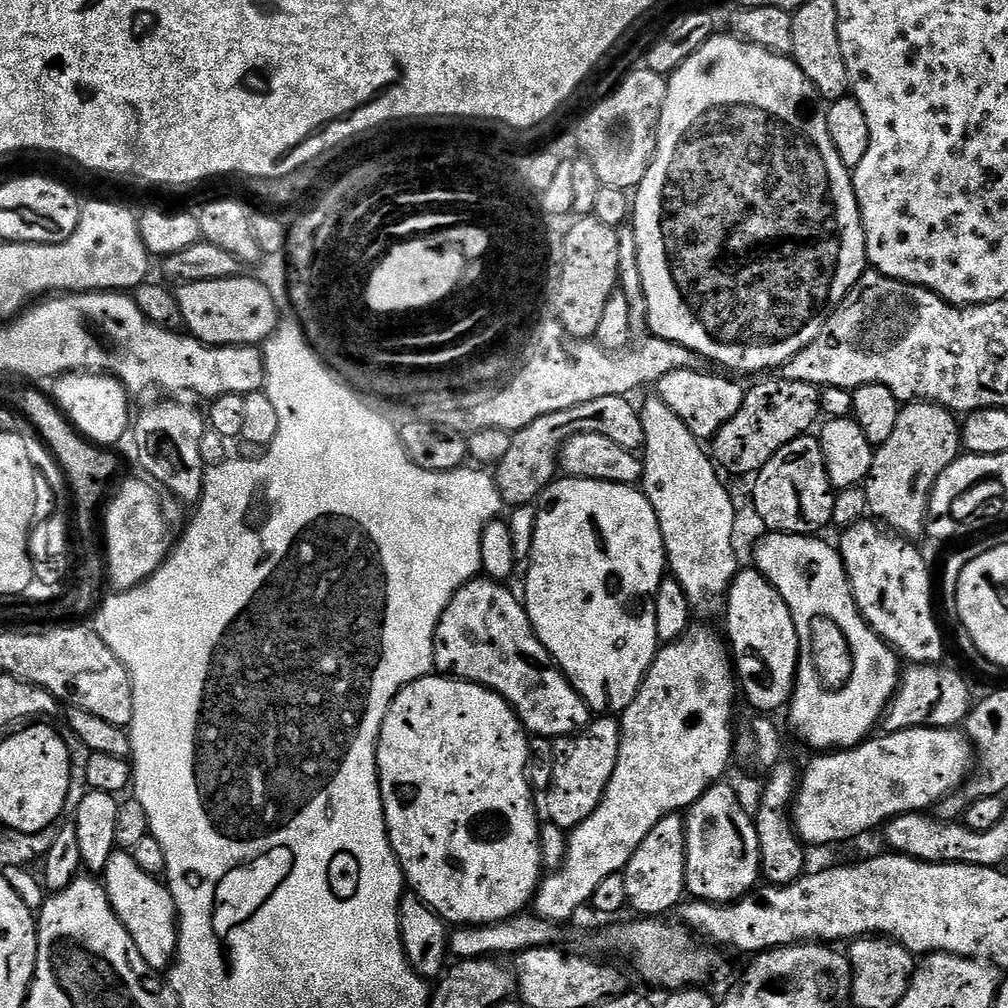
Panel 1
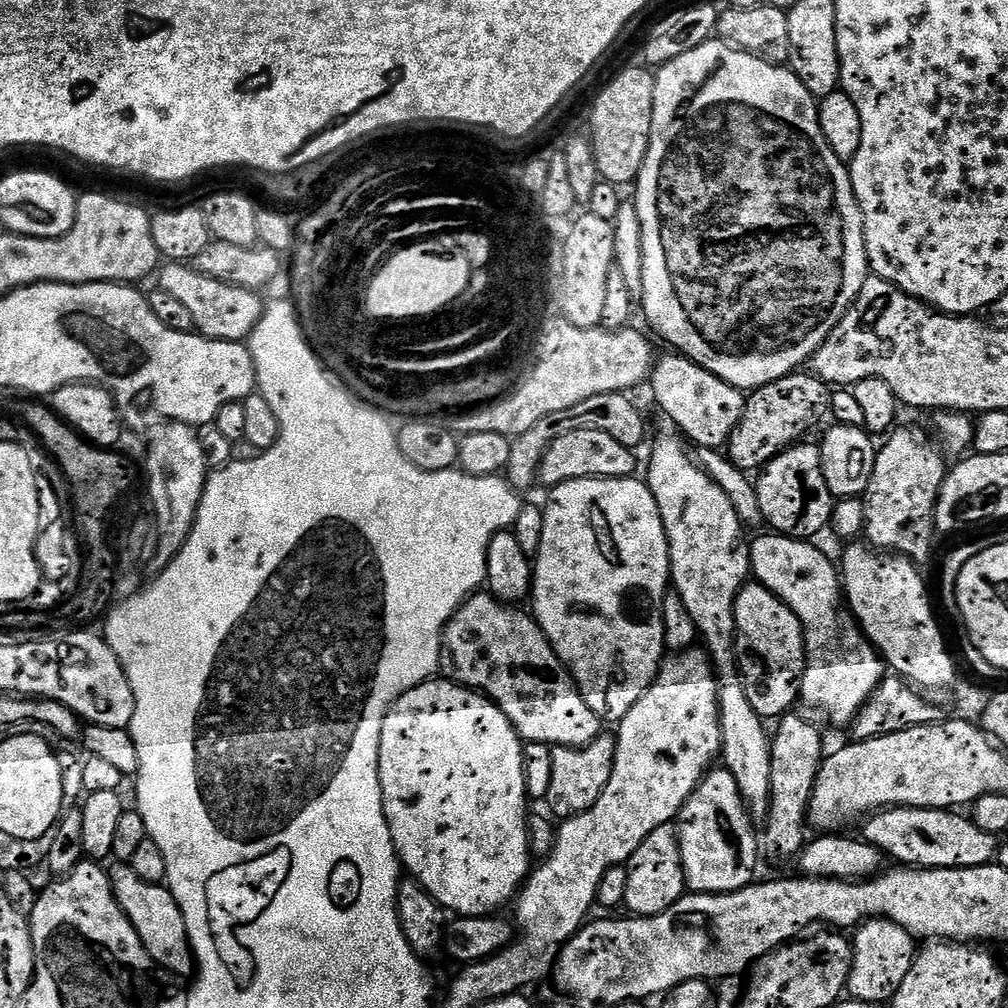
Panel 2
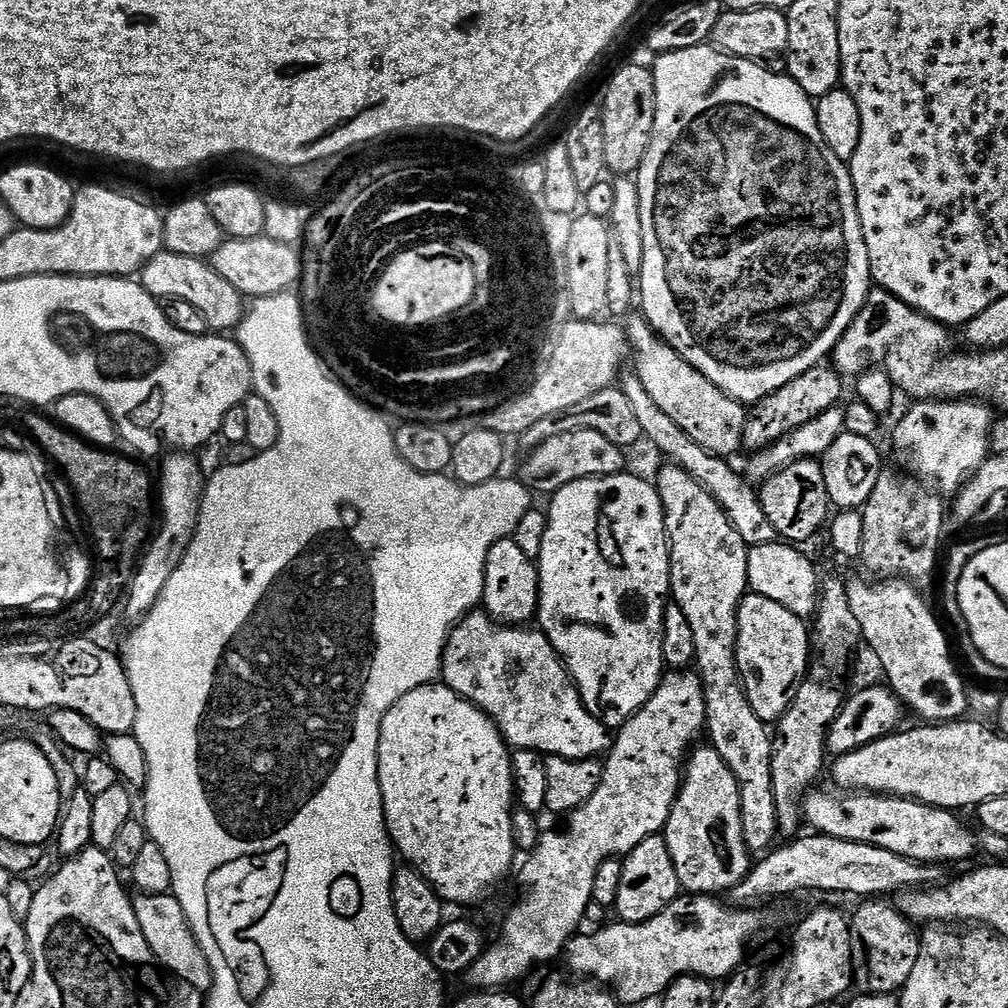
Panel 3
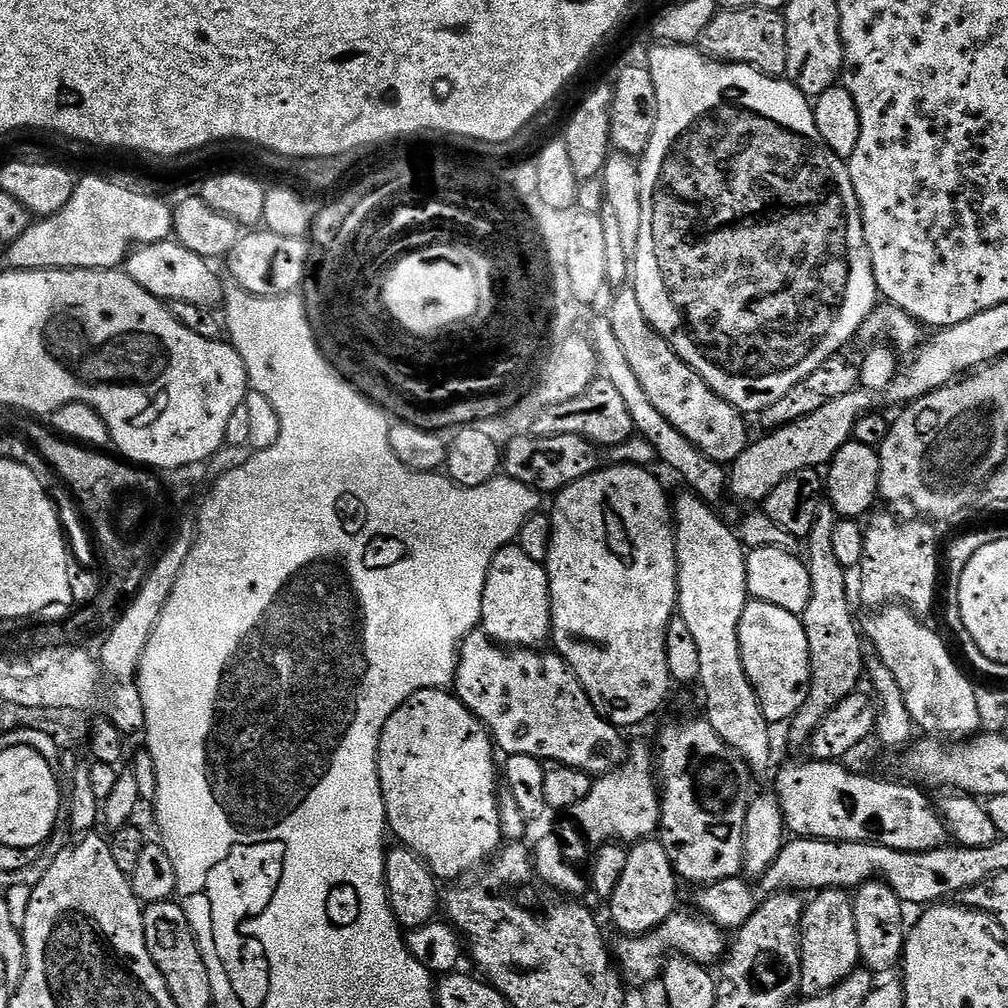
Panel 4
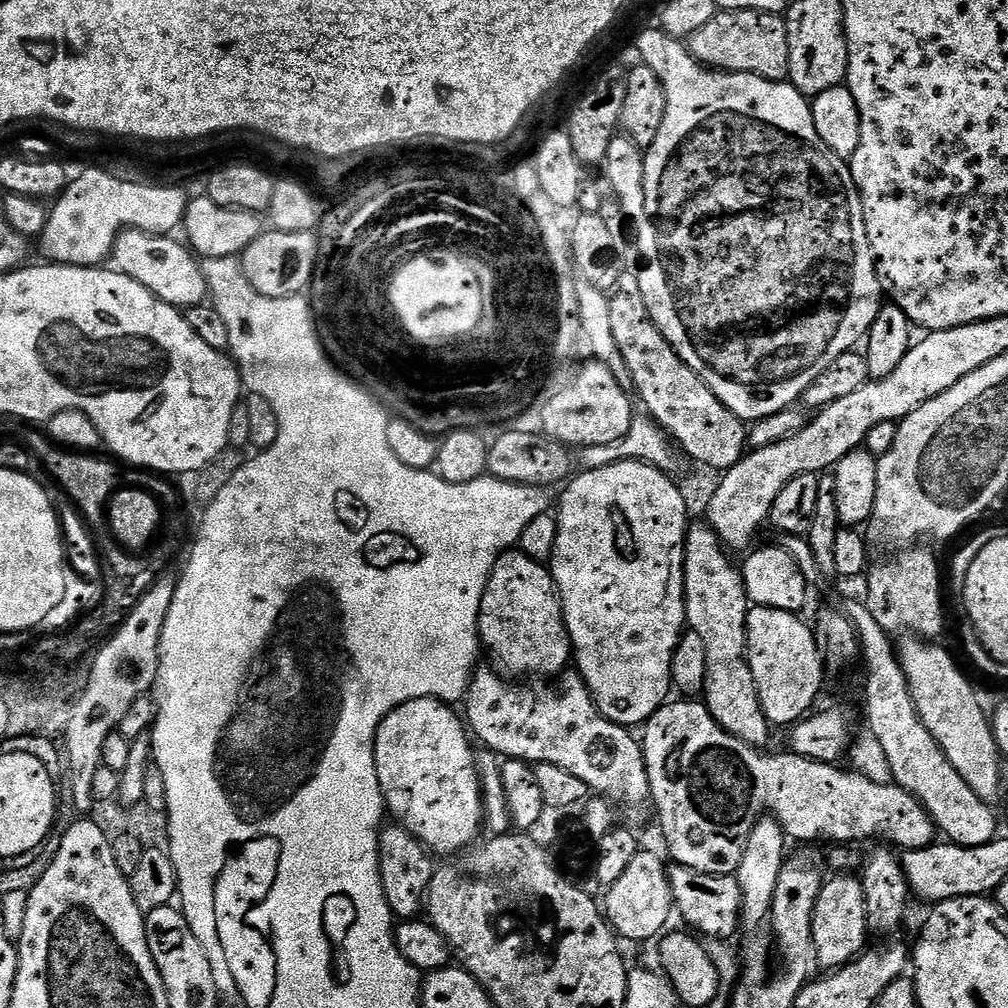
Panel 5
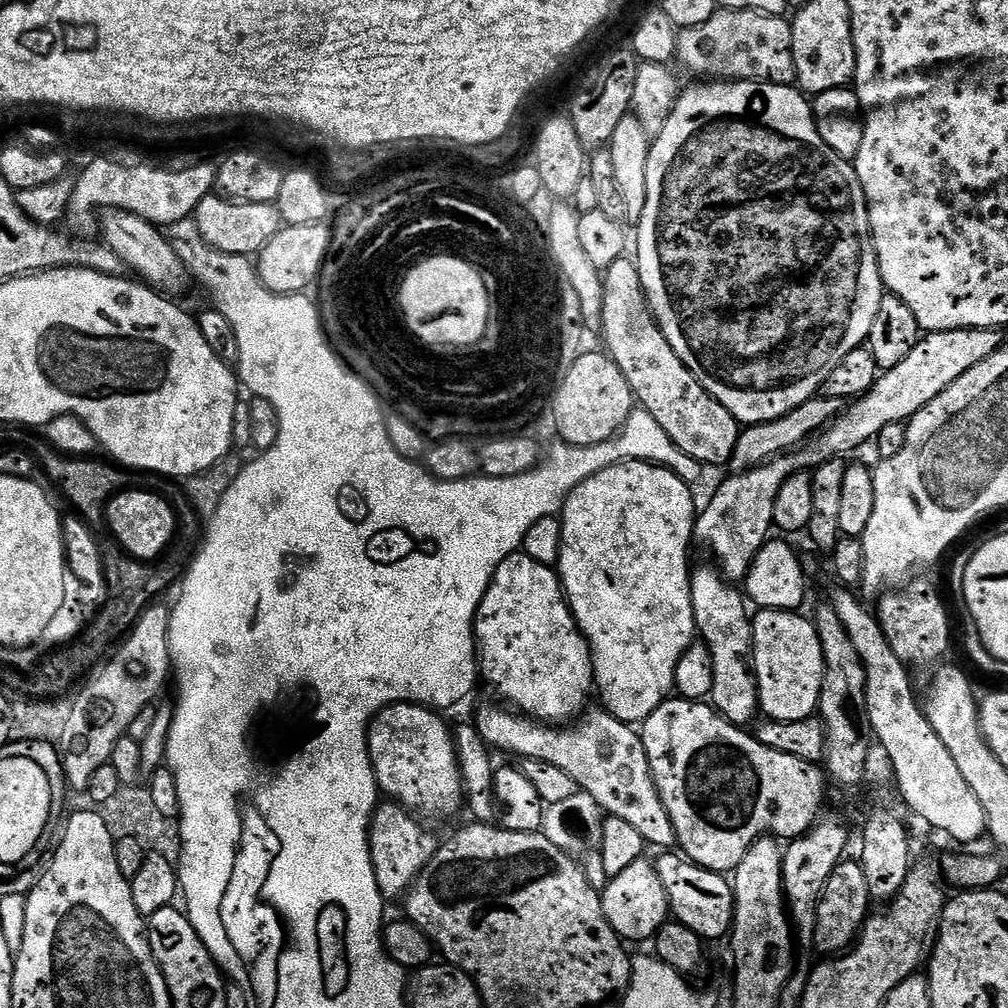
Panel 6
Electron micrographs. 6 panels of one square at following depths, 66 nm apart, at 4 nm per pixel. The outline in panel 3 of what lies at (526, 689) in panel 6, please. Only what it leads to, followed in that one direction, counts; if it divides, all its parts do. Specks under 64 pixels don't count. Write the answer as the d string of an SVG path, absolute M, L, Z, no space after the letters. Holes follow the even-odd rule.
M515 538L499 540L486 554L483 611L504 626L524 626L537 615L540 606L540 570L537 561L526 558Z

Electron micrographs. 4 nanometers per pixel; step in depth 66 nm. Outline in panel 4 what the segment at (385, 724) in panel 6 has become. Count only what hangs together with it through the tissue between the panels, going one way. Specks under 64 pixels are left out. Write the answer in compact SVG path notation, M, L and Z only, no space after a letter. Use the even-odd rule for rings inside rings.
M423 688L418 690L405 704L398 706L394 714L386 722L386 726L380 732L380 754L378 763L380 766L380 785L384 795L384 805L388 815L387 827L397 836L399 843L408 848L414 854L418 854L432 871L437 881L456 882L465 874L479 869L485 862L491 861L499 853L502 847L502 826L500 825L500 792L496 788L498 784L498 756L494 751L492 737L489 736L484 723L470 711L451 691L443 688Z

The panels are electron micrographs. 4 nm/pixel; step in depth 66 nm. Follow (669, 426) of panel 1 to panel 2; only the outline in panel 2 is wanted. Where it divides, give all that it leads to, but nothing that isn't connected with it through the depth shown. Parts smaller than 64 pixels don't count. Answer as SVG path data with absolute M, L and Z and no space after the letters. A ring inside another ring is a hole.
M679 435L676 436L660 436L653 442L646 483L650 494L654 494L654 502L658 502L658 514L662 514L662 526L666 530L671 587L682 598L682 602L686 602L686 610L690 610L690 618L694 618L699 639L716 670L723 767L728 769L734 782L738 782L740 797L744 799L751 819L760 822L768 815L770 798L770 732L764 729L765 721L756 713L754 706L750 706L750 698L746 698L744 682L740 679L736 663L736 599L752 571L752 553L749 541L740 537L742 521L730 498L726 498L726 490L722 490L722 486L715 484L706 475L693 453L691 456L684 449L685 441Z

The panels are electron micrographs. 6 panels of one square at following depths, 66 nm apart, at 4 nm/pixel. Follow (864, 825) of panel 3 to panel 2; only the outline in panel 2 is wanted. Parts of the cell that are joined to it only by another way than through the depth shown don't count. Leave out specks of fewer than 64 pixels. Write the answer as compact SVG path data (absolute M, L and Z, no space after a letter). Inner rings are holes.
M893 808L891 810L881 810L867 821L862 832L863 839L869 844L879 845L885 853L892 852L893 861L904 866L920 866L929 856L931 867L933 868L977 868L983 864L993 863L997 855L998 840L991 836L989 832L978 830L978 826L972 823L967 815L959 816L961 813L956 810L937 810L935 808Z

